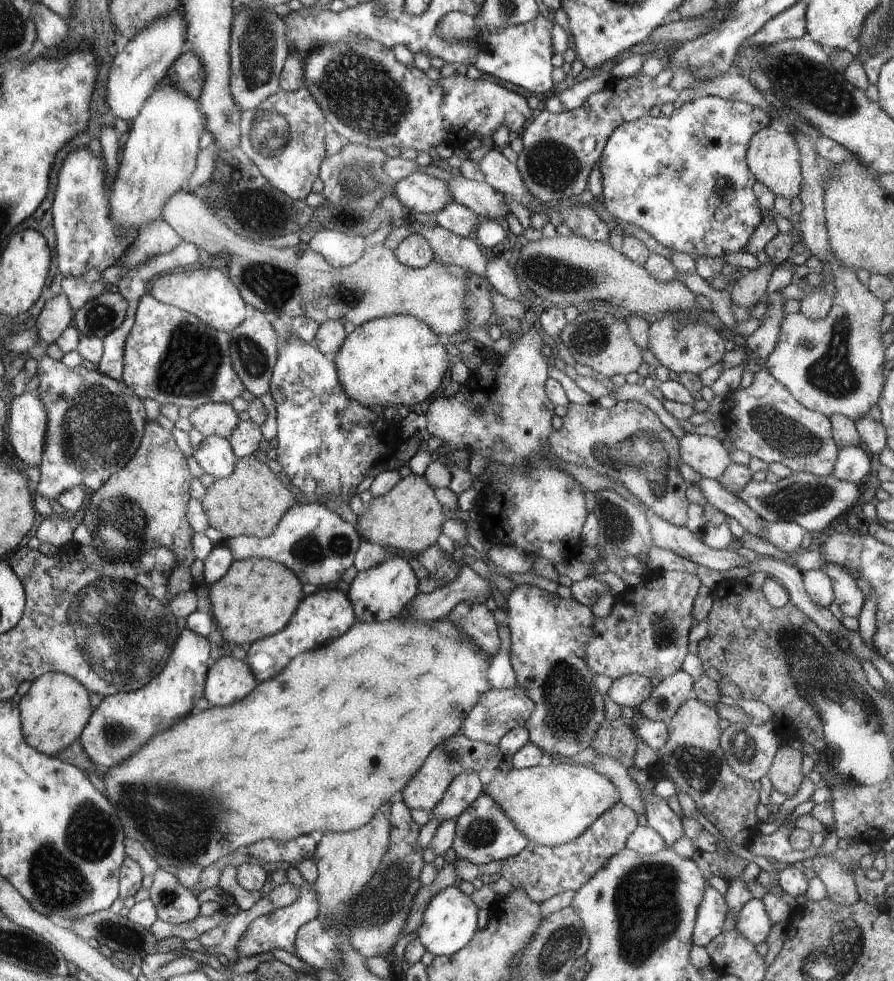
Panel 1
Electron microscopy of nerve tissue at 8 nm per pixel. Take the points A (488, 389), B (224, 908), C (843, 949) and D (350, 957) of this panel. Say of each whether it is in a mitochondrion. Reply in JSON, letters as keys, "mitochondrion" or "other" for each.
{"A":"other","B":"other","C":"mitochondrion","D":"mitochondrion"}

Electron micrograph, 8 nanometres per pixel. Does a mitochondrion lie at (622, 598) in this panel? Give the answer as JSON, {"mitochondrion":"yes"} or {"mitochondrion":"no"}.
{"mitochondrion":"no"}

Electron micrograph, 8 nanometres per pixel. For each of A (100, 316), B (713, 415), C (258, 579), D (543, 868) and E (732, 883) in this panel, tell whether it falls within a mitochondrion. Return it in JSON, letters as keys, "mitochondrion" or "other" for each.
{"A":"mitochondrion","B":"other","C":"other","D":"other","E":"other"}

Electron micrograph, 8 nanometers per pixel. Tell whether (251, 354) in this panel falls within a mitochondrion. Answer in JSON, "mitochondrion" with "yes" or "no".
{"mitochondrion":"yes"}

